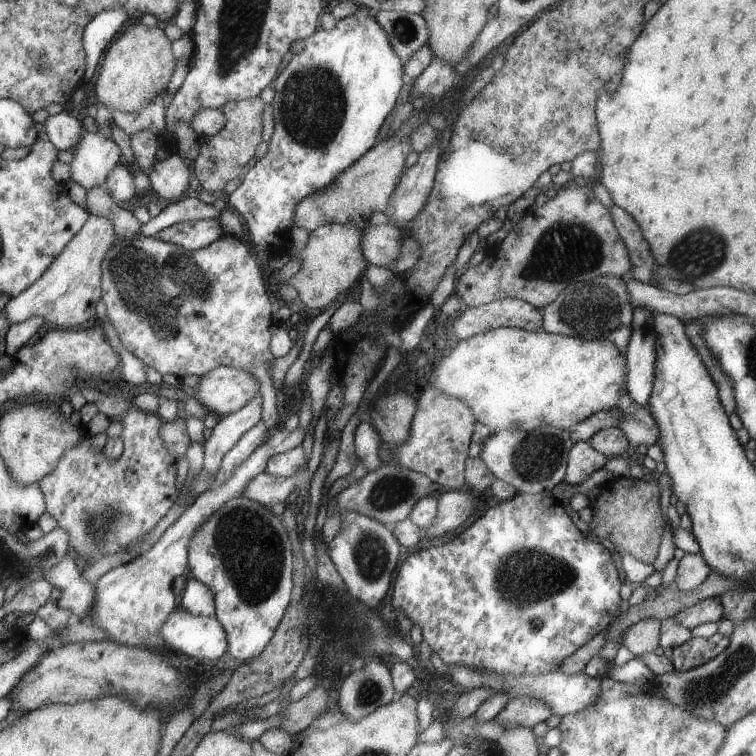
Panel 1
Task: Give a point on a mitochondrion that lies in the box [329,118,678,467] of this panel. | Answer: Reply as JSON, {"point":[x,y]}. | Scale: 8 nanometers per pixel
{"point":[564,252]}

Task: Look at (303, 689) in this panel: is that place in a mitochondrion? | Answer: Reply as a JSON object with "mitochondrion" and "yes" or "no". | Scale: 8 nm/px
{"mitochondrion":"no"}

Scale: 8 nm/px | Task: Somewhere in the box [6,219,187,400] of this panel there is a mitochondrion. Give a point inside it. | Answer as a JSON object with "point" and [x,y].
{"point":[63,363]}

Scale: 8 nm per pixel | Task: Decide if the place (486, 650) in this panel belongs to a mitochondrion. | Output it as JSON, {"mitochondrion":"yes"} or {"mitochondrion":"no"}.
{"mitochondrion":"no"}

